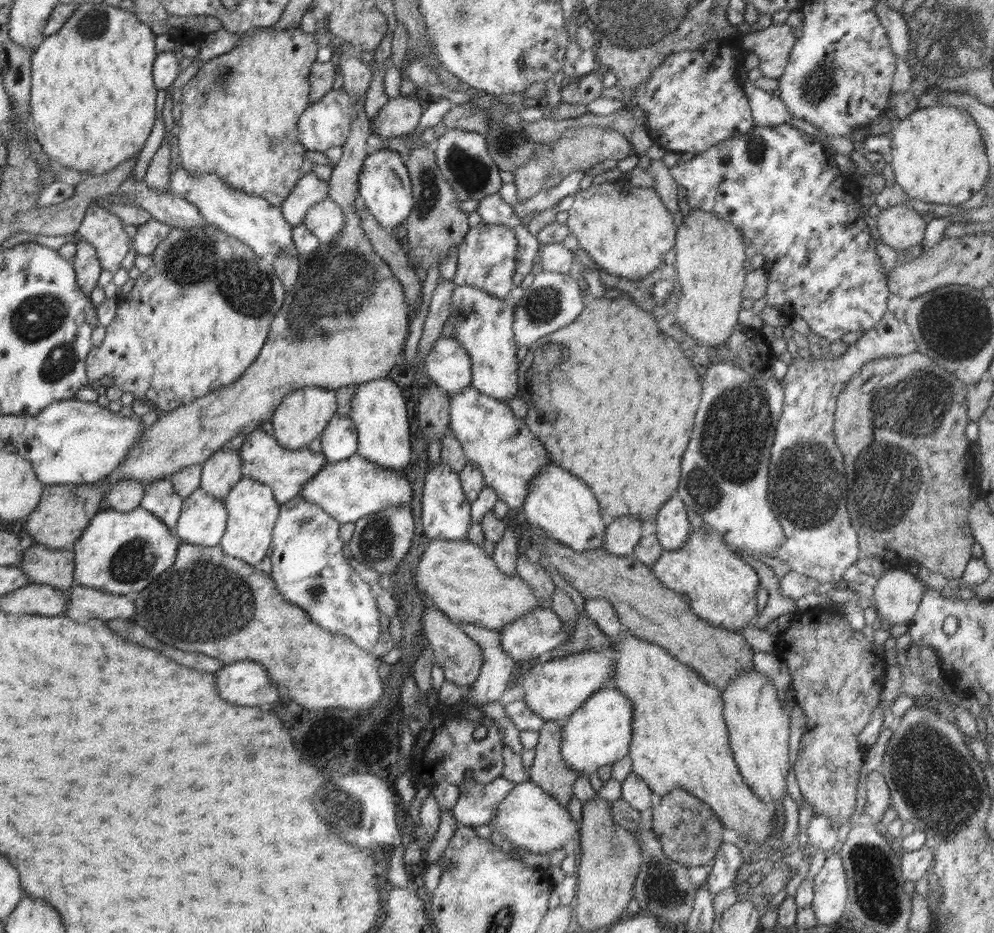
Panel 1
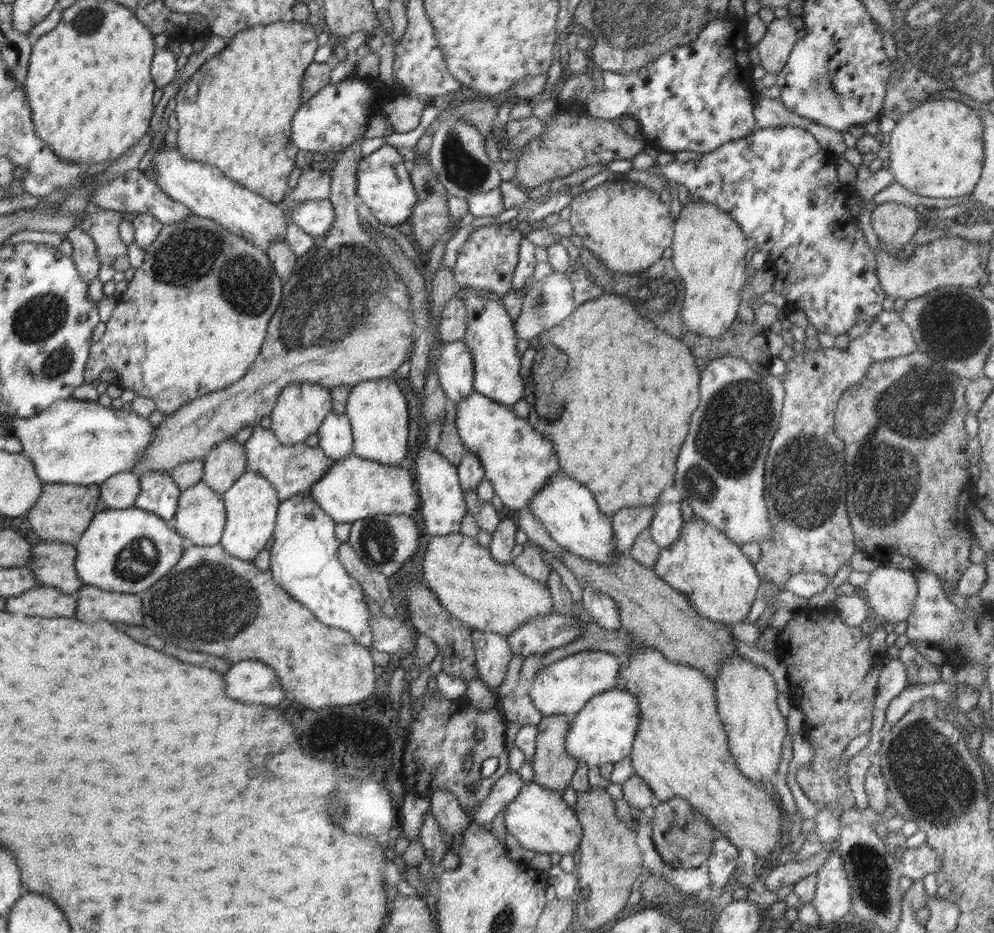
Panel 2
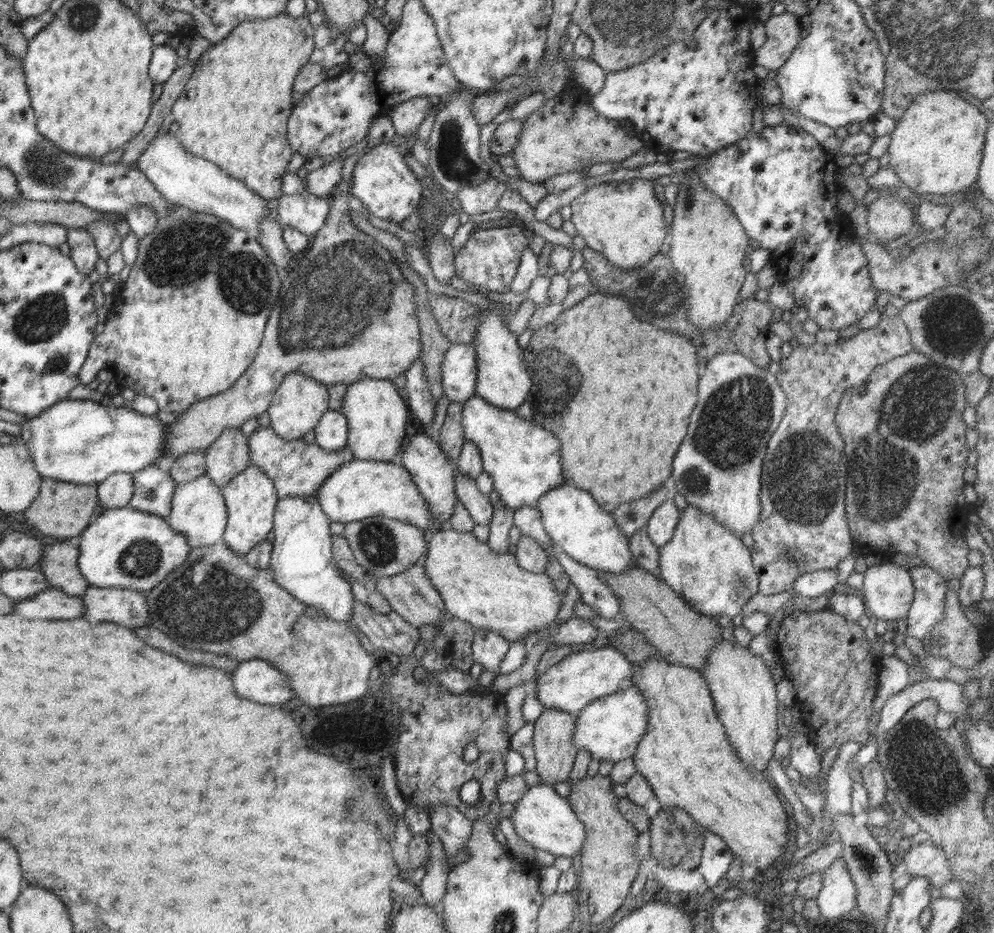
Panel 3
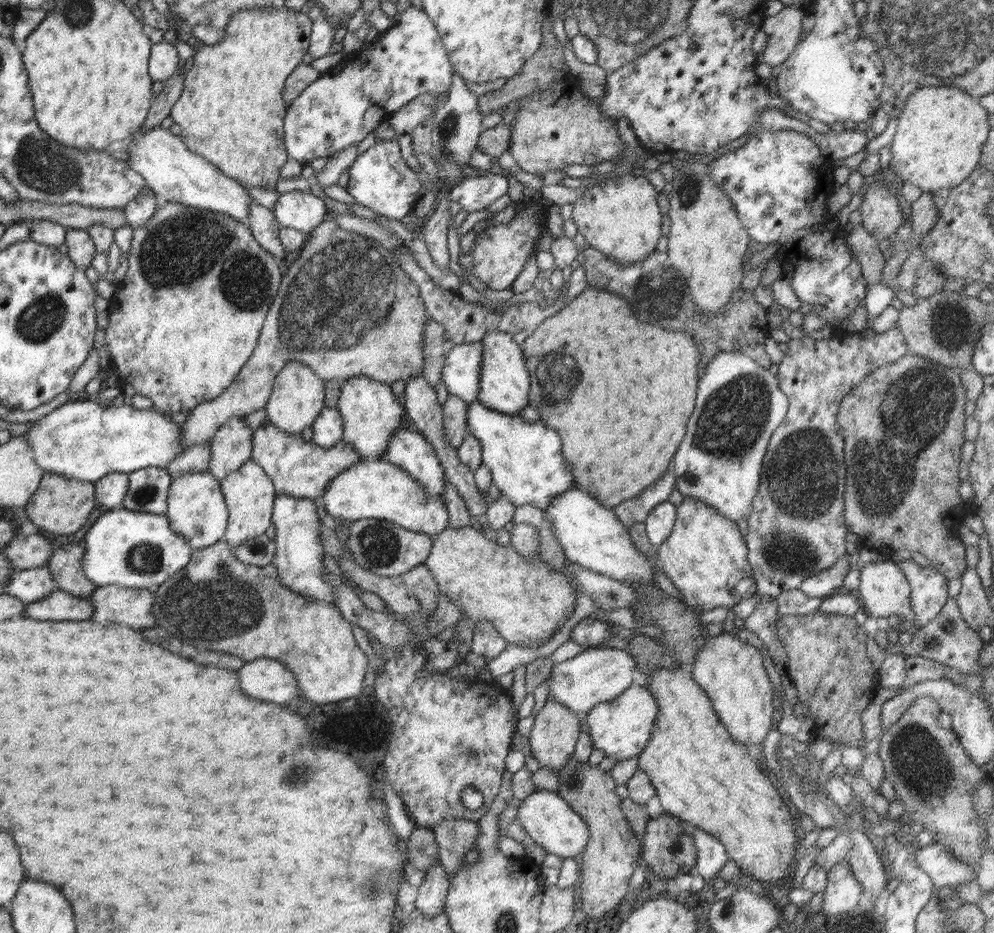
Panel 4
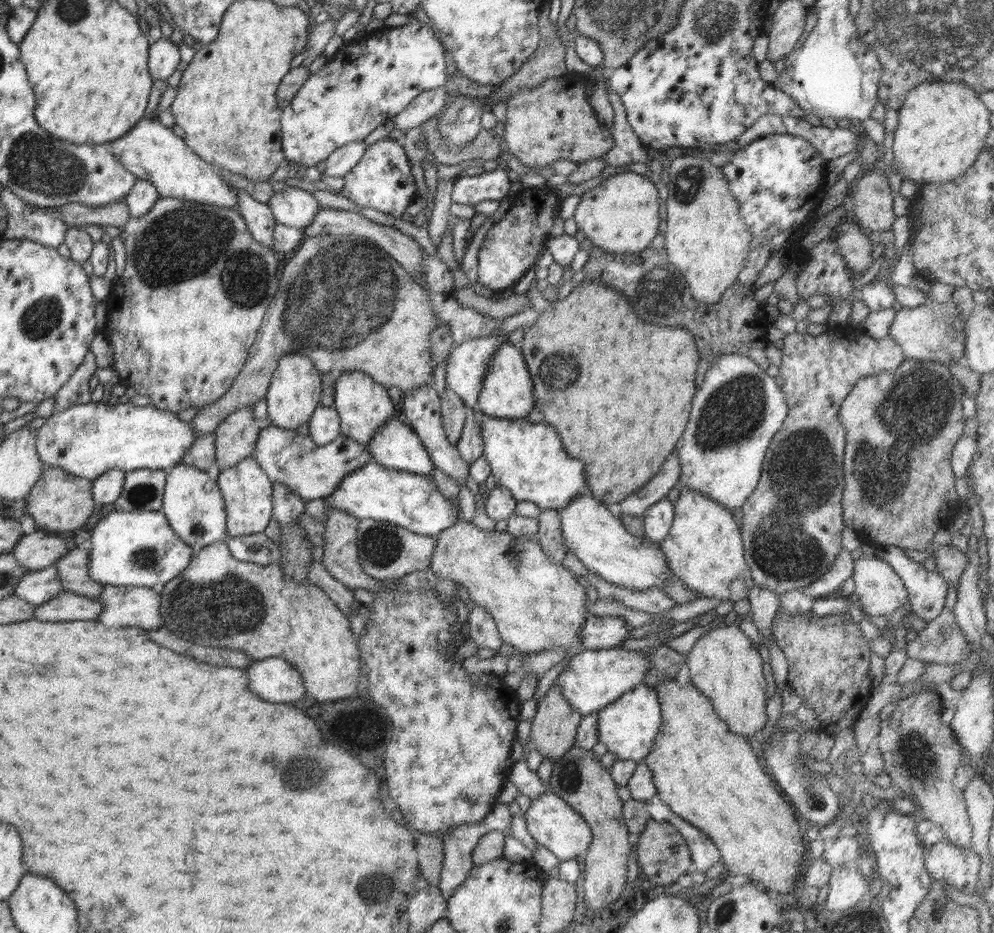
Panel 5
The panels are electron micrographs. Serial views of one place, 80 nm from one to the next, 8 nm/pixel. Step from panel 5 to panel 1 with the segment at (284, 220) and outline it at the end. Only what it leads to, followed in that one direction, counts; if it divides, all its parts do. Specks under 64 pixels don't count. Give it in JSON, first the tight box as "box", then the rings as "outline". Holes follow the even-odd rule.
{"box":[303,199,344,246],"outline":[[[324,199],[308,209],[303,224],[323,246],[338,242],[344,226],[344,213],[332,199]]]}

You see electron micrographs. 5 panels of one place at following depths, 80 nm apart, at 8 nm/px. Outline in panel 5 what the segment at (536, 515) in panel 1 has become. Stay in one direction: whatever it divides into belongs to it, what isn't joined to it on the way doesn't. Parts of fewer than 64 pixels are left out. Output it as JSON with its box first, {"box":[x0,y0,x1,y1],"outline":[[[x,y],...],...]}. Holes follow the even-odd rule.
{"box":[558,492,674,591],"outline":[[[590,492],[579,494],[558,512],[561,516],[560,522],[565,545],[577,559],[580,559],[590,573],[598,574],[606,582],[640,591],[651,589],[654,586],[662,589],[668,579],[674,579],[659,546],[648,538],[641,539],[630,534],[617,516],[615,509],[596,500]]]}

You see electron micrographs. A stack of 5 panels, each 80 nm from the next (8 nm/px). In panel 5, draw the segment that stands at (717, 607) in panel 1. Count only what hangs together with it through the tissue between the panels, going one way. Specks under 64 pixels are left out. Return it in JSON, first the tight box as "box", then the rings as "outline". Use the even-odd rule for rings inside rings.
{"box":[658,487,754,603],"outline":[[[686,487],[680,488],[678,500],[674,502],[674,518],[668,536],[658,545],[665,556],[668,570],[673,578],[682,582],[686,588],[693,590],[698,598],[715,598],[734,600],[741,603],[748,598],[748,592],[754,588],[752,575],[744,558],[744,547],[742,533],[738,524],[734,522],[734,516],[718,502],[712,502],[710,497],[701,495],[697,490],[690,490]]]}

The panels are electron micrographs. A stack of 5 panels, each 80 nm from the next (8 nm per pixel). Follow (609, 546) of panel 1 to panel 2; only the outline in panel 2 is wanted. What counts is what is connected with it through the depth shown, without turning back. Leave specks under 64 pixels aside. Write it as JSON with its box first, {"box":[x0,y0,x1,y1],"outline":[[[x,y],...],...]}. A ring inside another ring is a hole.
{"box":[610,506,657,554],"outline":[[[657,506],[624,508],[624,510],[620,510],[620,512],[610,517],[617,552],[628,554],[628,550],[638,534],[649,528],[656,510]]]}

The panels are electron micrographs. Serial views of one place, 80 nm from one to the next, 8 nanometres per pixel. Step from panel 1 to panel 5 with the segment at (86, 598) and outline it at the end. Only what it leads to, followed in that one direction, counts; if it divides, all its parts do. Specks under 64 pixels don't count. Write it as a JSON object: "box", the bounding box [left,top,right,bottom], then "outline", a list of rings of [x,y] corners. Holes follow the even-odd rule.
{"box":[98,585,162,630],"outline":[[[104,585],[98,600],[103,606],[98,620],[104,626],[138,626],[144,630],[162,626],[160,589]]]}

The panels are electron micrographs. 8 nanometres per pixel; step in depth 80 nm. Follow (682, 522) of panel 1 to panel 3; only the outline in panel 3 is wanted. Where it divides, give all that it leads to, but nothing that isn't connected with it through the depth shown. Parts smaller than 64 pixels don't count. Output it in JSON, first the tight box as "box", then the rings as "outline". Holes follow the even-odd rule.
{"box":[645,476,680,547],"outline":[[[672,476],[665,482],[664,486],[667,488],[665,502],[654,510],[645,524],[647,535],[658,547],[664,546],[672,538],[680,518],[680,510],[678,510],[674,501],[678,494]]]}

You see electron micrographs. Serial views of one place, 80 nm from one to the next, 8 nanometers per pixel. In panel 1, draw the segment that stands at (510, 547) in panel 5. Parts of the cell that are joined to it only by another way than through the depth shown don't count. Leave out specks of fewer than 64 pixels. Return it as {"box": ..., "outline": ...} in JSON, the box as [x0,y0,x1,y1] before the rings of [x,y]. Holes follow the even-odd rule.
{"box":[413,539,545,632],"outline":[[[431,539],[423,552],[413,580],[418,586],[418,590],[422,592],[420,596],[423,596],[424,600],[432,601],[437,609],[440,609],[453,623],[457,624],[468,622],[500,632],[509,622],[514,622],[539,607],[545,608],[539,603],[528,583],[520,580],[518,576],[512,578],[512,576],[502,574],[493,557],[470,539],[459,541]]]}

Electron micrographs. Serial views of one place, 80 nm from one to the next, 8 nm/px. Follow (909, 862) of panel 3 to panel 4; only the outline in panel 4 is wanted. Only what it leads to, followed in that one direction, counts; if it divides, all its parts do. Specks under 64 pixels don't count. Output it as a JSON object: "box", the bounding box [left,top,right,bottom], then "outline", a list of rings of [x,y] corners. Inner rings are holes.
{"box":[915,842,978,888],"outline":[[[934,842],[922,847],[916,845],[915,855],[918,866],[928,874],[937,888],[954,888],[977,878],[978,865],[955,859],[943,844]]]}

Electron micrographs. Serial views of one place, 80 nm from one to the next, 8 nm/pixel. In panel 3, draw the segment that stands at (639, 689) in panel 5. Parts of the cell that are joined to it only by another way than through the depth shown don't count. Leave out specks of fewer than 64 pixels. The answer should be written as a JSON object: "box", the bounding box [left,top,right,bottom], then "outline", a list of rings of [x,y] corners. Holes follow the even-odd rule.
{"box":[573,680,648,762],"outline":[[[632,680],[623,682],[614,693],[593,700],[575,719],[573,745],[587,750],[593,758],[602,761],[620,762],[636,752],[640,739],[646,732],[648,705]]]}

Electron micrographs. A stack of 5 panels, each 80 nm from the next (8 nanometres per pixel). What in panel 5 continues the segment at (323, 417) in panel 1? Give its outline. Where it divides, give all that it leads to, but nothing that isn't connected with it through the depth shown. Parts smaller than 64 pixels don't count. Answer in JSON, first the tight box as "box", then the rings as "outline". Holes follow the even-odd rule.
{"box":[266,354,322,430],"outline":[[[283,354],[266,393],[267,416],[271,424],[281,429],[295,430],[310,420],[316,407],[320,405],[322,392],[321,375],[313,362],[301,354]]]}

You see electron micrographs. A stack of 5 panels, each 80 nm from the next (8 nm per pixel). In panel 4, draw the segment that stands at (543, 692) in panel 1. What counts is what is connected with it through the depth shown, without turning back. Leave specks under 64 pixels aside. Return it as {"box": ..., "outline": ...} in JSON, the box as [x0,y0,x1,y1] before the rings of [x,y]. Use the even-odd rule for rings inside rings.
{"box":[548,647,637,722],"outline":[[[615,647],[588,648],[580,654],[552,667],[549,674],[548,699],[568,707],[580,722],[601,702],[610,702],[632,685],[632,672],[637,670],[635,658],[625,650]]]}

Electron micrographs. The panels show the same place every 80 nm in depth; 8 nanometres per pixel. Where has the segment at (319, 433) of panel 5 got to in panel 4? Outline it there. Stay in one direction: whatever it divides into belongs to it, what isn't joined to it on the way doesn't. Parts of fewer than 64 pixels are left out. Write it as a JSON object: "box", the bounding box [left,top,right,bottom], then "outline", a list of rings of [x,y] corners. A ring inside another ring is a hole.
{"box":[311,408,343,448],"outline":[[[322,408],[311,428],[317,446],[328,448],[343,439],[343,418],[337,408]]]}

